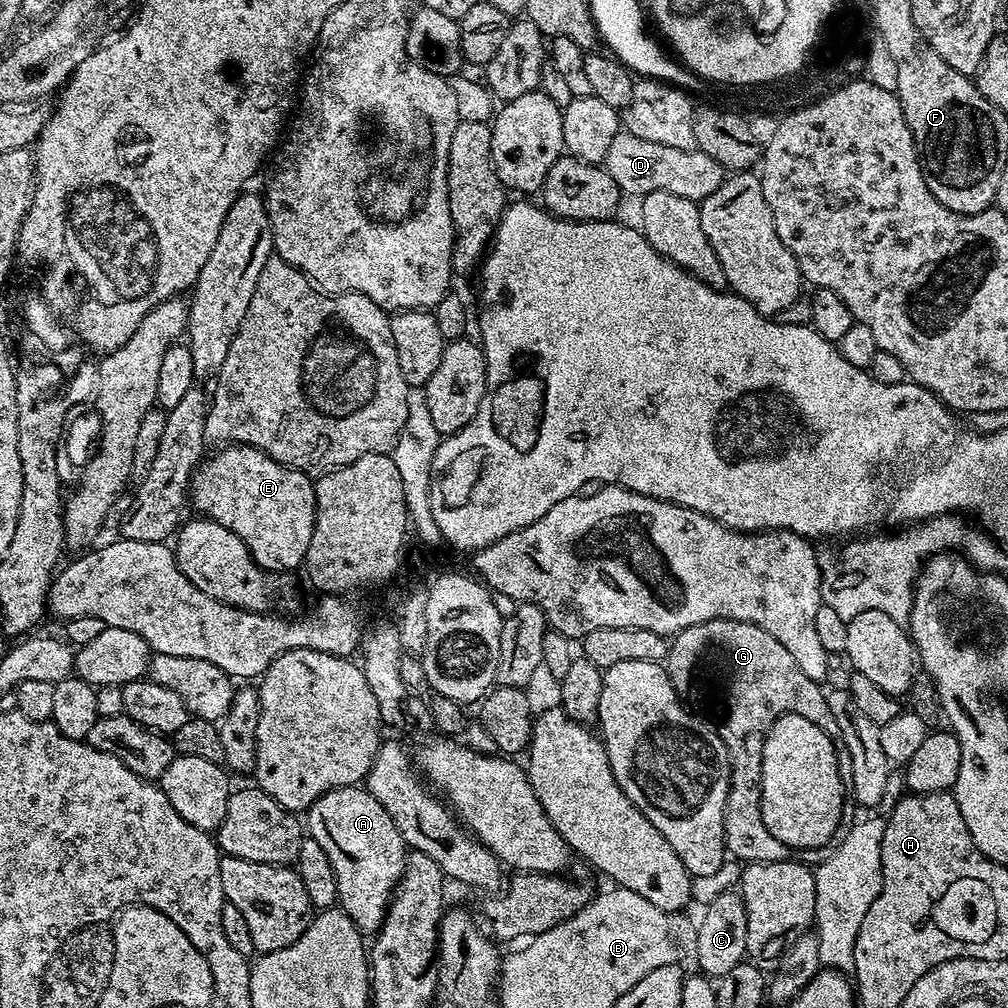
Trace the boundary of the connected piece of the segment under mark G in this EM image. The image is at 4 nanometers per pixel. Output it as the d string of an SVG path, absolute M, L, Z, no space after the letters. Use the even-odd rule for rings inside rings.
M707 620L675 633L668 646L666 671L681 698L705 688L712 707L711 719L724 716L718 731L728 751L729 790L723 824L727 853L744 864L789 859L789 847L768 832L758 809L756 773L760 770L761 748L771 724L788 712L810 719L832 741L839 741L838 722L830 714L825 689L798 670L790 650L774 634L741 620Z

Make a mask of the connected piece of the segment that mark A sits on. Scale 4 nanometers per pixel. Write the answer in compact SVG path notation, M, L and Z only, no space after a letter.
M367 787L335 788L322 794L306 813L306 832L326 850L330 866L334 866L334 878L338 882L338 907L352 919L361 934L374 934L382 926L388 914L388 902L404 869L406 845L394 818L386 814L382 802L368 792Z

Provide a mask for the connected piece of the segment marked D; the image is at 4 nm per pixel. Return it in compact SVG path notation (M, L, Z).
M622 130L610 142L603 165L610 178L618 182L621 193L628 192L633 198L650 194L654 190L670 190L670 194L682 194L682 198L694 201L706 199L726 179L726 170L710 154L699 150L683 152L674 146L662 146L662 142L646 142L646 138L634 138Z

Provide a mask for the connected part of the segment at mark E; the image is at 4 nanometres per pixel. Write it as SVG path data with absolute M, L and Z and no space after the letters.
M229 444L216 450L212 457L201 459L196 465L196 471L192 473L192 483L190 485L190 508L196 514L203 514L207 519L218 522L222 526L226 526L226 530L230 530L234 534L238 534L238 538L242 538L242 542L250 550L250 554L254 558L257 566L264 569L269 574L285 574L291 568L300 568L306 558L306 550L310 546L310 538L314 534L314 526L316 525L316 486L313 477L307 472L300 472L296 468L287 468L285 464L278 463L274 458L270 458L262 450L252 448L248 444Z

